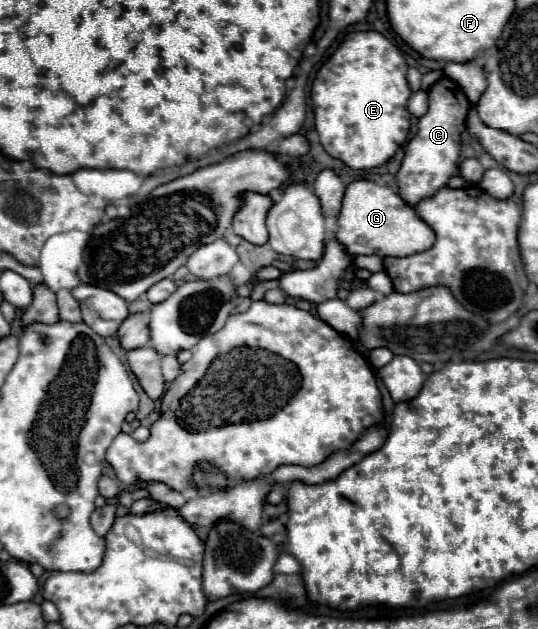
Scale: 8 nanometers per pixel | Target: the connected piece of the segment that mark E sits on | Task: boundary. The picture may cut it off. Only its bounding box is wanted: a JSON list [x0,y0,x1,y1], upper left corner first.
[312,31,410,169]

